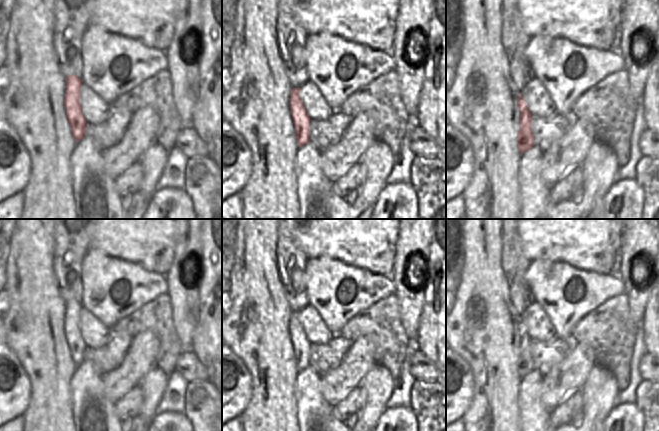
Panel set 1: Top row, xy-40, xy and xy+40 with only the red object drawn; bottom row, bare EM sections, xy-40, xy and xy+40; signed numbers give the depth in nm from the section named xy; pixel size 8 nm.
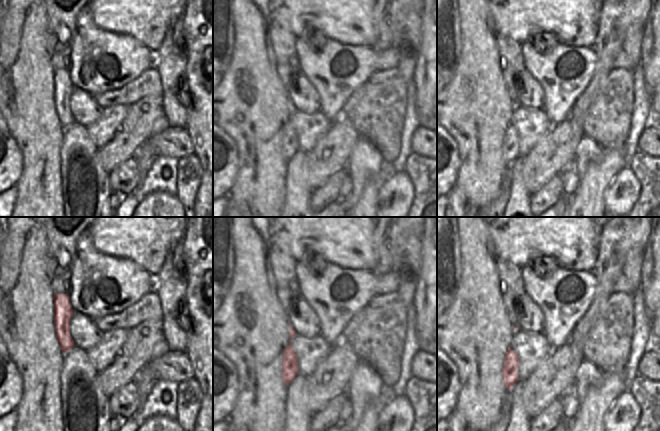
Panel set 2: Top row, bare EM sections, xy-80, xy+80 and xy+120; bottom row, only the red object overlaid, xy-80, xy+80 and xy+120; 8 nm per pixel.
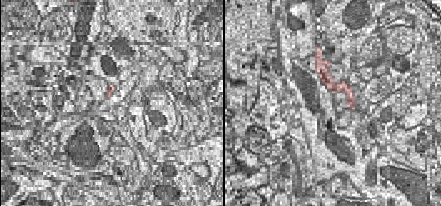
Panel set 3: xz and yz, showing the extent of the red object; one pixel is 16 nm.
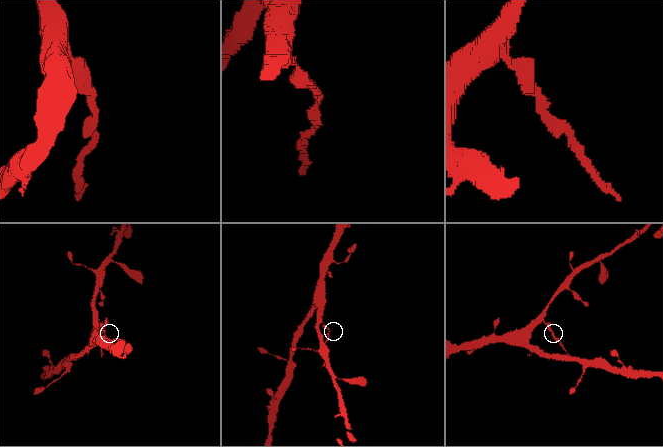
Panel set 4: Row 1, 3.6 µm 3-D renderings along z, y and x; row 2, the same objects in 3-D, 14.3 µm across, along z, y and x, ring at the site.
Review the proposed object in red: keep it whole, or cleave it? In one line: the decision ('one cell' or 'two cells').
two cells

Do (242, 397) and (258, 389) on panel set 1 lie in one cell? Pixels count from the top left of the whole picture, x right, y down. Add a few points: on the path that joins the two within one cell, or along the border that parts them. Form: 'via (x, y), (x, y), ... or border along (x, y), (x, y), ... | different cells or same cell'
border along (248, 370), (250, 375), (250, 400), (241, 414) | different cells

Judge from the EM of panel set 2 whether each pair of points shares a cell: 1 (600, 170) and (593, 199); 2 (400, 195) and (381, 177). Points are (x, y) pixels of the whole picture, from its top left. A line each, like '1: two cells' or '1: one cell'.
1: one cell
2: two cells

